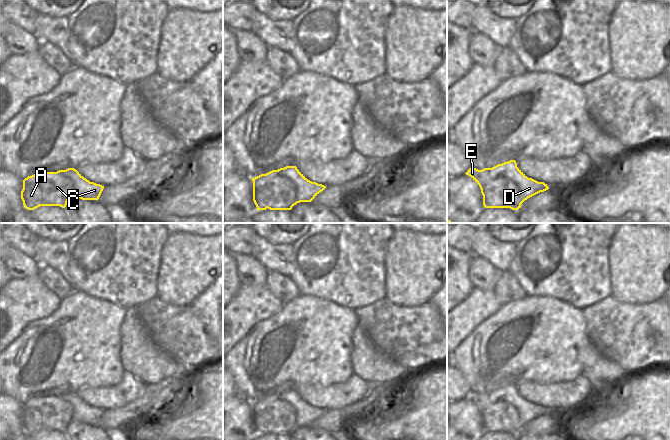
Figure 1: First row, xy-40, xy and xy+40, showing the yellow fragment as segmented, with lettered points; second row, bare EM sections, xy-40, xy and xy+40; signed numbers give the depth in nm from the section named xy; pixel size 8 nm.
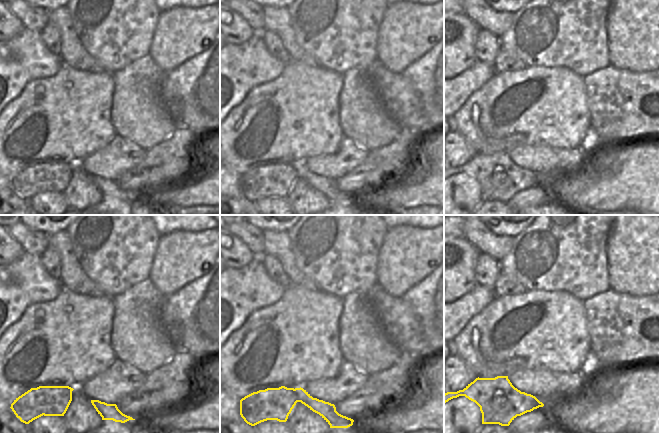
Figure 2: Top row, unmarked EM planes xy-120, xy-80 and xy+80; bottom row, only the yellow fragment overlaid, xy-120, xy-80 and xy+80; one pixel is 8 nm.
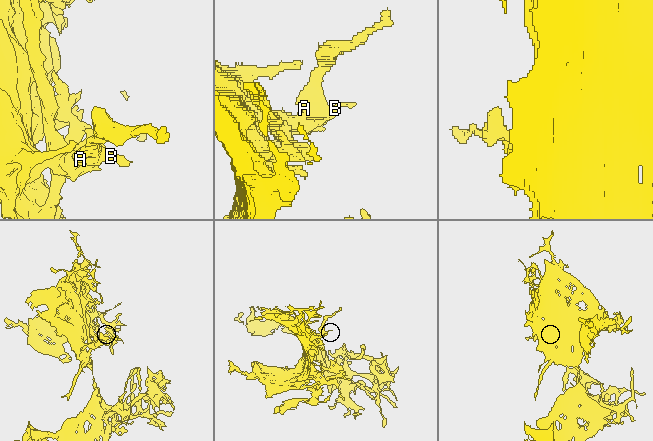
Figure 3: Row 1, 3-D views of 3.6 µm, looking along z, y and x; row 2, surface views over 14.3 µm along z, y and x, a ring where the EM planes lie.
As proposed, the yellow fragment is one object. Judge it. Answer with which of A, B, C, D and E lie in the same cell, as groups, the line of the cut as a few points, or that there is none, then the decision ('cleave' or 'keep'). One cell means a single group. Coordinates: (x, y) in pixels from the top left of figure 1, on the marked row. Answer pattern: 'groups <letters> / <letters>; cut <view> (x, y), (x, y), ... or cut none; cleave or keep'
groups A C / B D E; cut xy (257, 176), (285, 176), (289, 178), (296, 187), (297, 202); cleave

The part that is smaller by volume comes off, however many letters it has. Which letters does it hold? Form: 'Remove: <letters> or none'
Remove: A, C

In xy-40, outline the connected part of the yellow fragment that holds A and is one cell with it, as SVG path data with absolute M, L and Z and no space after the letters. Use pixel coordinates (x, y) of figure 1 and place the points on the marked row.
M58 171L34 174L23 180L21 199L26 209L34 210L43 206L43 203L47 201L47 196L66 196L68 201L73 196L73 181Z

